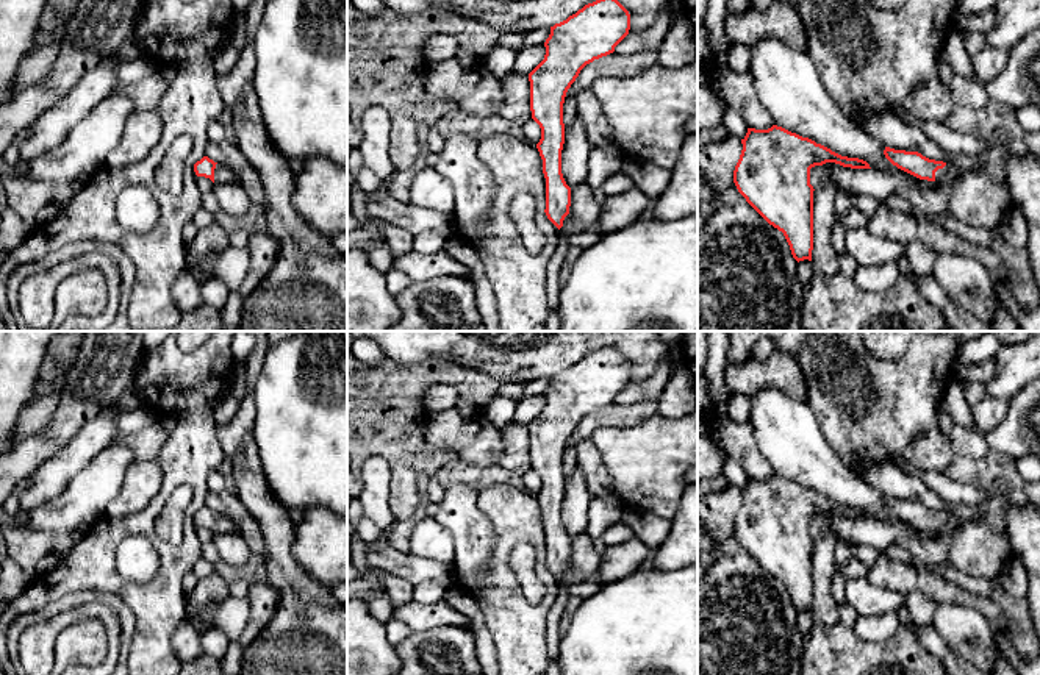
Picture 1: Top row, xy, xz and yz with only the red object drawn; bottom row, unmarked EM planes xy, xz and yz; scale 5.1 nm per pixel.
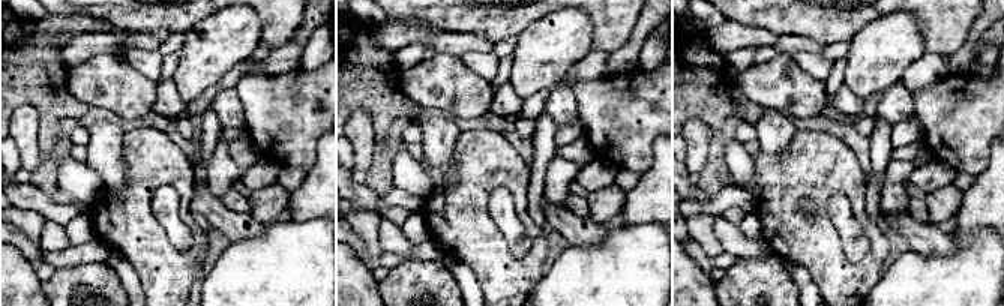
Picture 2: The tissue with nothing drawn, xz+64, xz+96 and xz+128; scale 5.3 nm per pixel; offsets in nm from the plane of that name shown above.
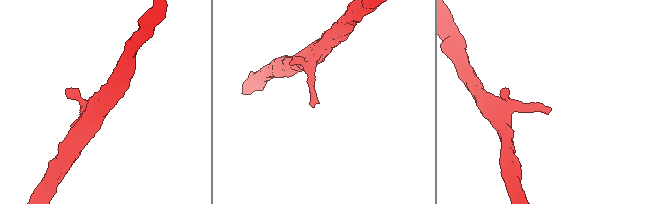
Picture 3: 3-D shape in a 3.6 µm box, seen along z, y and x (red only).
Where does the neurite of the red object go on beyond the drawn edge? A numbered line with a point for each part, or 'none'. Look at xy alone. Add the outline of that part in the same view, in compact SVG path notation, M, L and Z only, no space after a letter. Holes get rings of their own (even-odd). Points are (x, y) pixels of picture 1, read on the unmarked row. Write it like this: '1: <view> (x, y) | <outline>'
1: xy (222, 524) | M216 514L216 519L214 519L214 534L230 533L230 531L239 531L238 523L230 520L228 517L225 517L222 514Z

